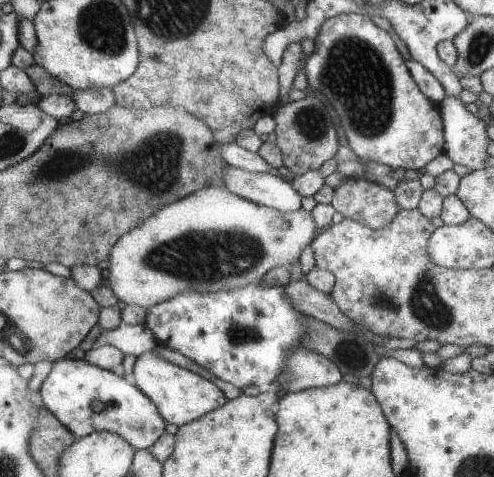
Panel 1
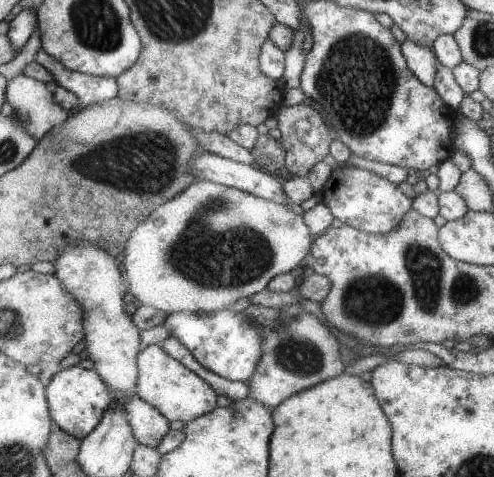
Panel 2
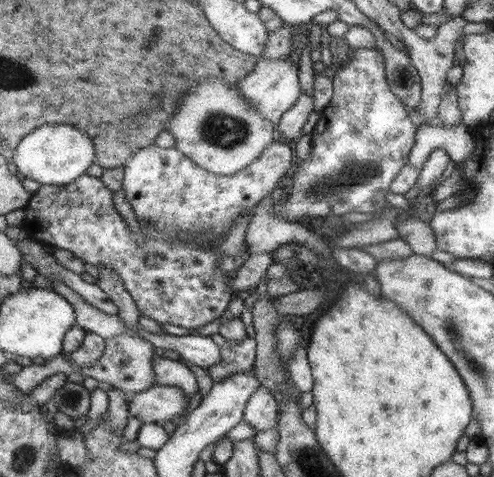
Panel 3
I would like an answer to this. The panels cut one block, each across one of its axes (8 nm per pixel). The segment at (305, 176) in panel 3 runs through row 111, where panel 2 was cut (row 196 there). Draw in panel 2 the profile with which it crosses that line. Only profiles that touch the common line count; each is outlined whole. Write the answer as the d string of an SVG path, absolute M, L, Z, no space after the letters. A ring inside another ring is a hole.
M353 166L333 168L333 174L321 192L321 202L329 206L333 216L339 218L343 226L351 226L367 234L387 234L401 222L405 212L411 210L411 198L405 198L397 184L391 184L373 172Z

